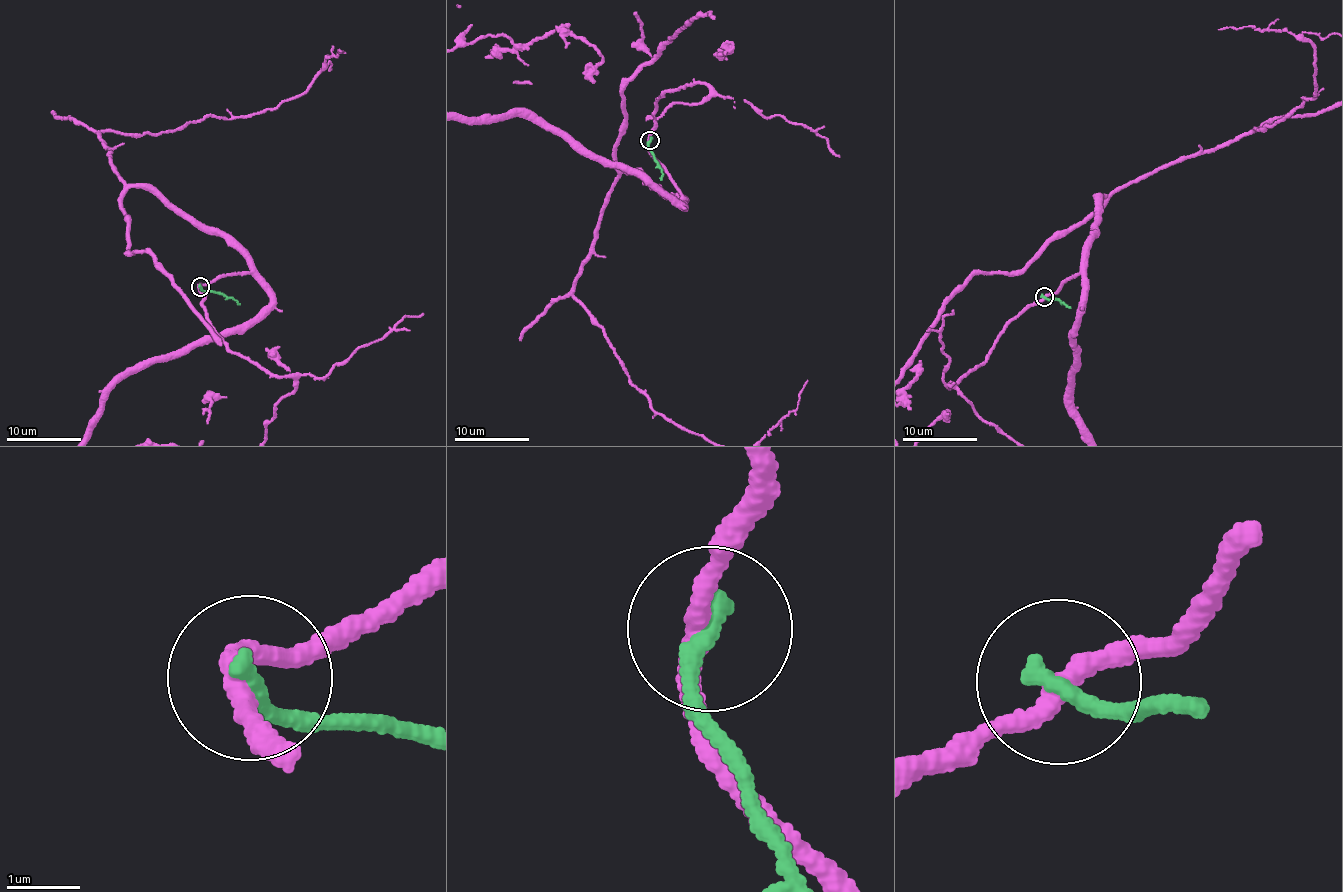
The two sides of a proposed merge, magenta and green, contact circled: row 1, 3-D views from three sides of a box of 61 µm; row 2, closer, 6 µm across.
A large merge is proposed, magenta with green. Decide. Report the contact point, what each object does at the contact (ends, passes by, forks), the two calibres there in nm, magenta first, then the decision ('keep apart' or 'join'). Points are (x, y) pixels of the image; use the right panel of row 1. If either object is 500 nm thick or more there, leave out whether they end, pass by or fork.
(1044, 296) | magenta passes by | green ends | 280/280 nm | keep apart

